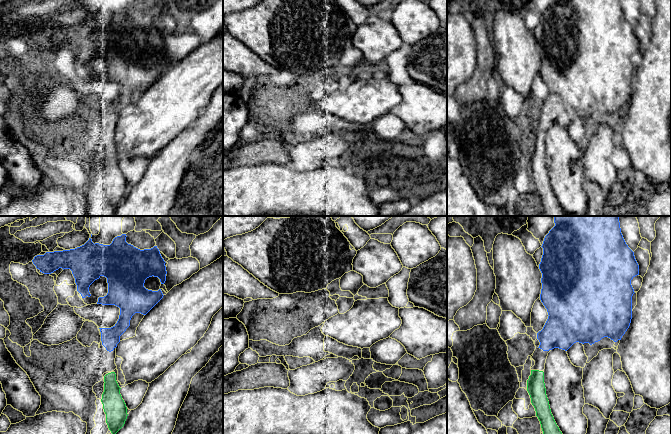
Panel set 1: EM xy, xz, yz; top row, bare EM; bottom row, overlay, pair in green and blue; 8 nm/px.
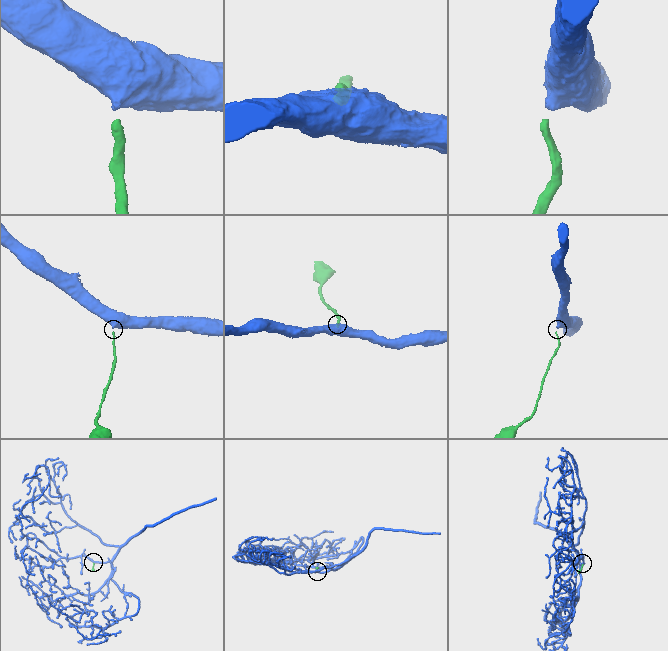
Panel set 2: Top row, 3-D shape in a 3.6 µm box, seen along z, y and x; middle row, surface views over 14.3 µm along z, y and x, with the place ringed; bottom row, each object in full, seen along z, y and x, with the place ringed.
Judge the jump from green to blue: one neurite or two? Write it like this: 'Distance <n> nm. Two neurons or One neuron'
Distance 160 nm. One neuron

